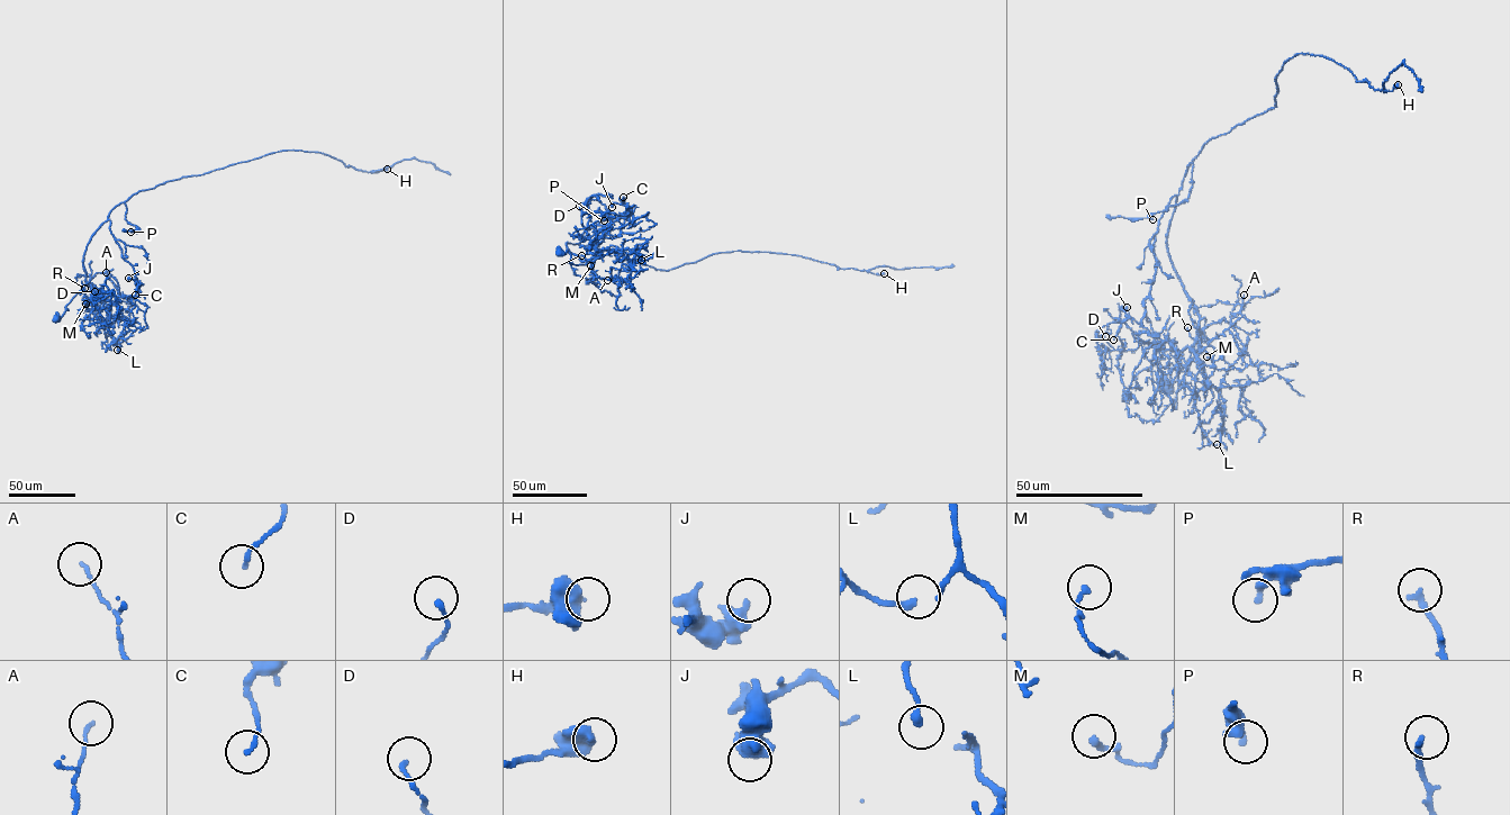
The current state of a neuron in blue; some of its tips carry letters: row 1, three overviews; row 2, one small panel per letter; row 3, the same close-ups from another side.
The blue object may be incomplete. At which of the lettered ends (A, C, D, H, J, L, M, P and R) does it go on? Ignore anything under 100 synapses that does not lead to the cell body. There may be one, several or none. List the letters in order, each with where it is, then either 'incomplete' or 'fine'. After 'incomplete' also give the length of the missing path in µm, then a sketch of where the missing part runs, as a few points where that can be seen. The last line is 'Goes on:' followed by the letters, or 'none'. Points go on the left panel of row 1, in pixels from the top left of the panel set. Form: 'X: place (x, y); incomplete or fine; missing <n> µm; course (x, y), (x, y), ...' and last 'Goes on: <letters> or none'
A: place (106, 272); fine
C: place (135, 295); fine
D: place (95, 291); fine
H: place (387, 169); fine
J: place (128, 278); fine
L: place (117, 350); fine
M: place (86, 304); fine
P: place (130, 232); fine
R: place (84, 288); fine
Goes on: none

